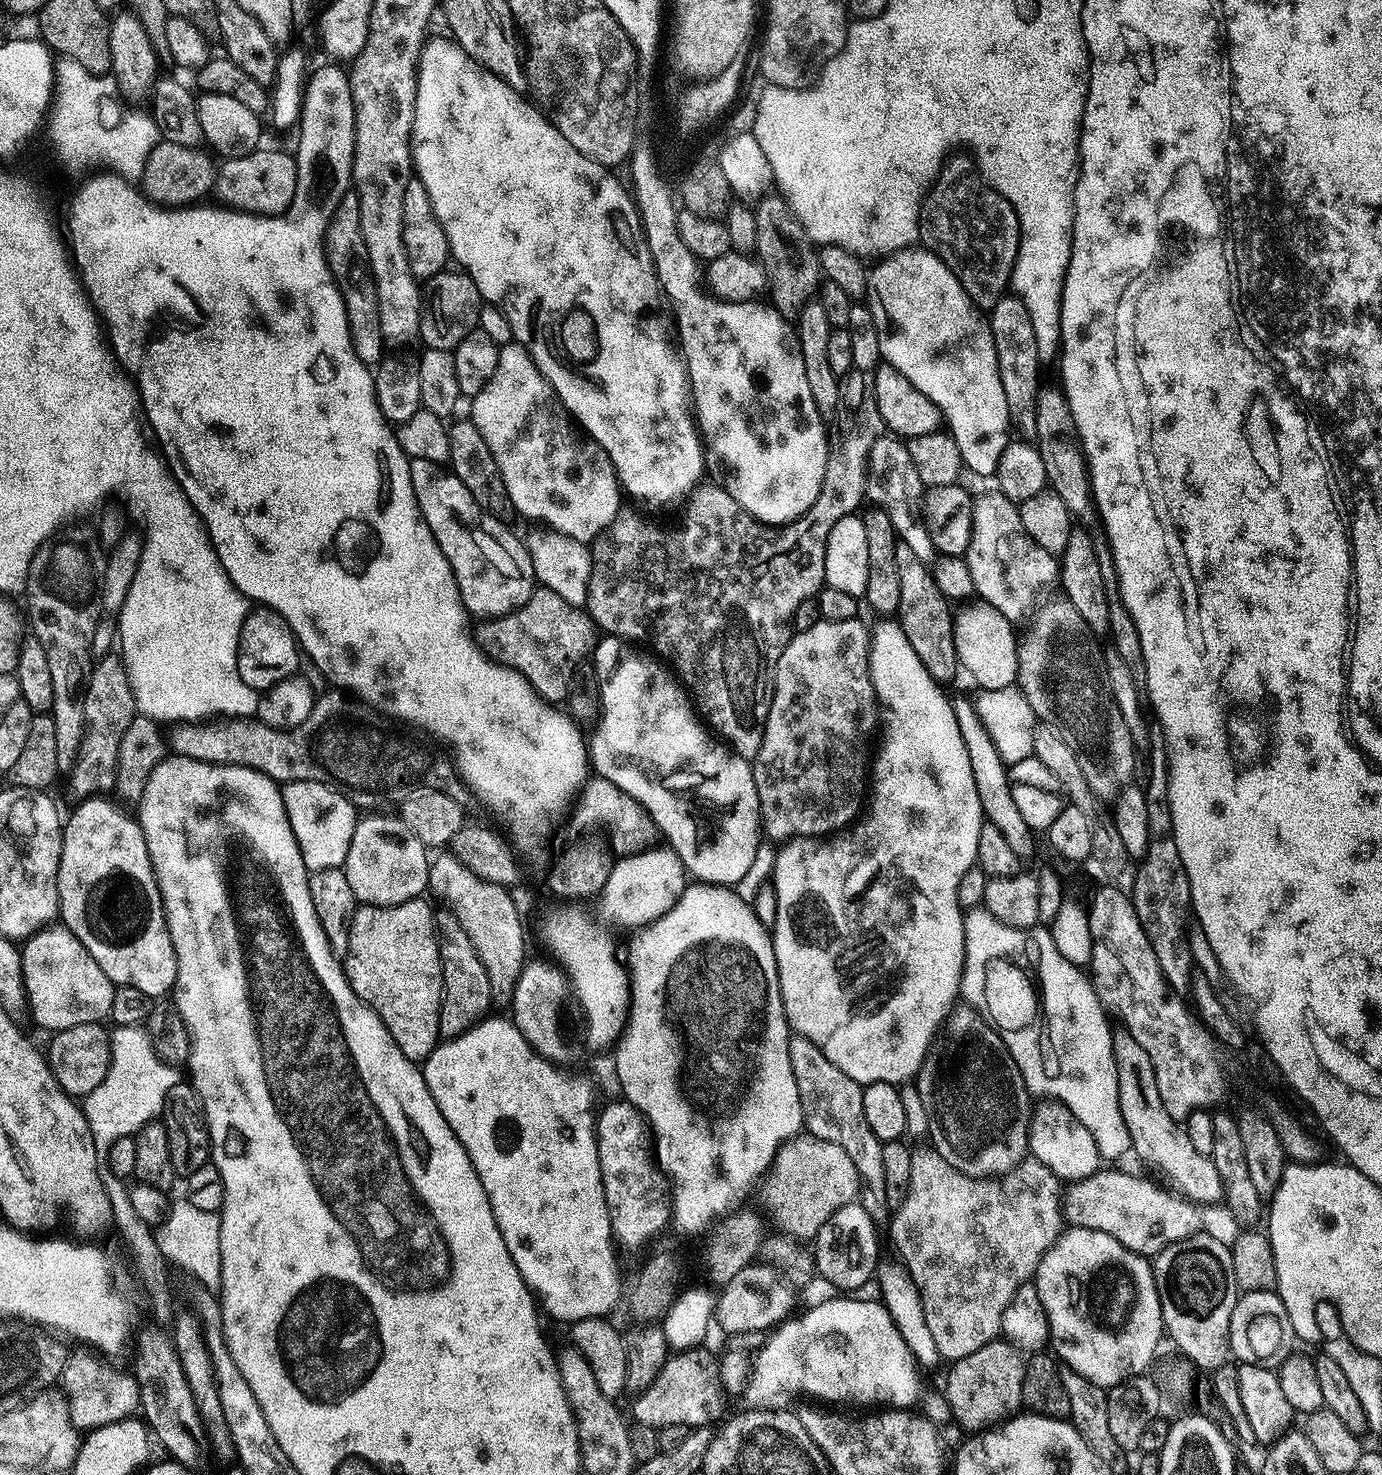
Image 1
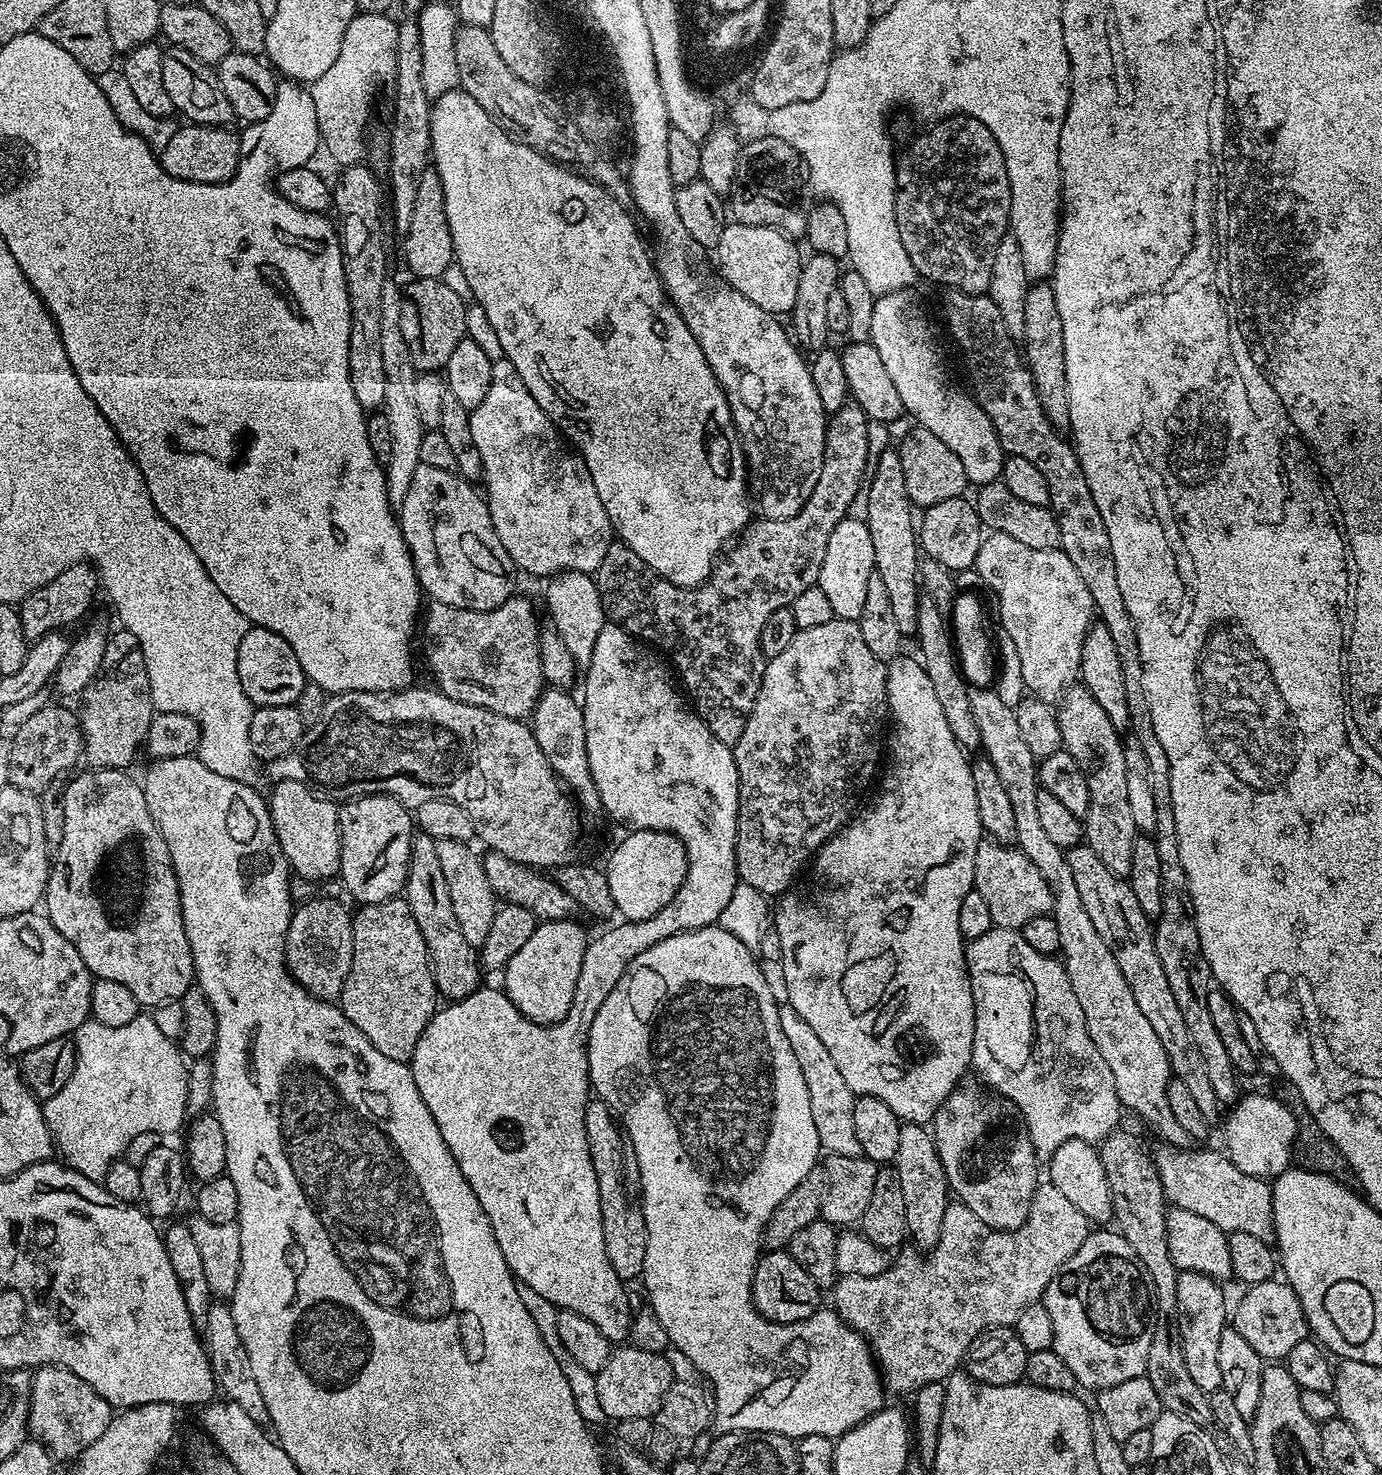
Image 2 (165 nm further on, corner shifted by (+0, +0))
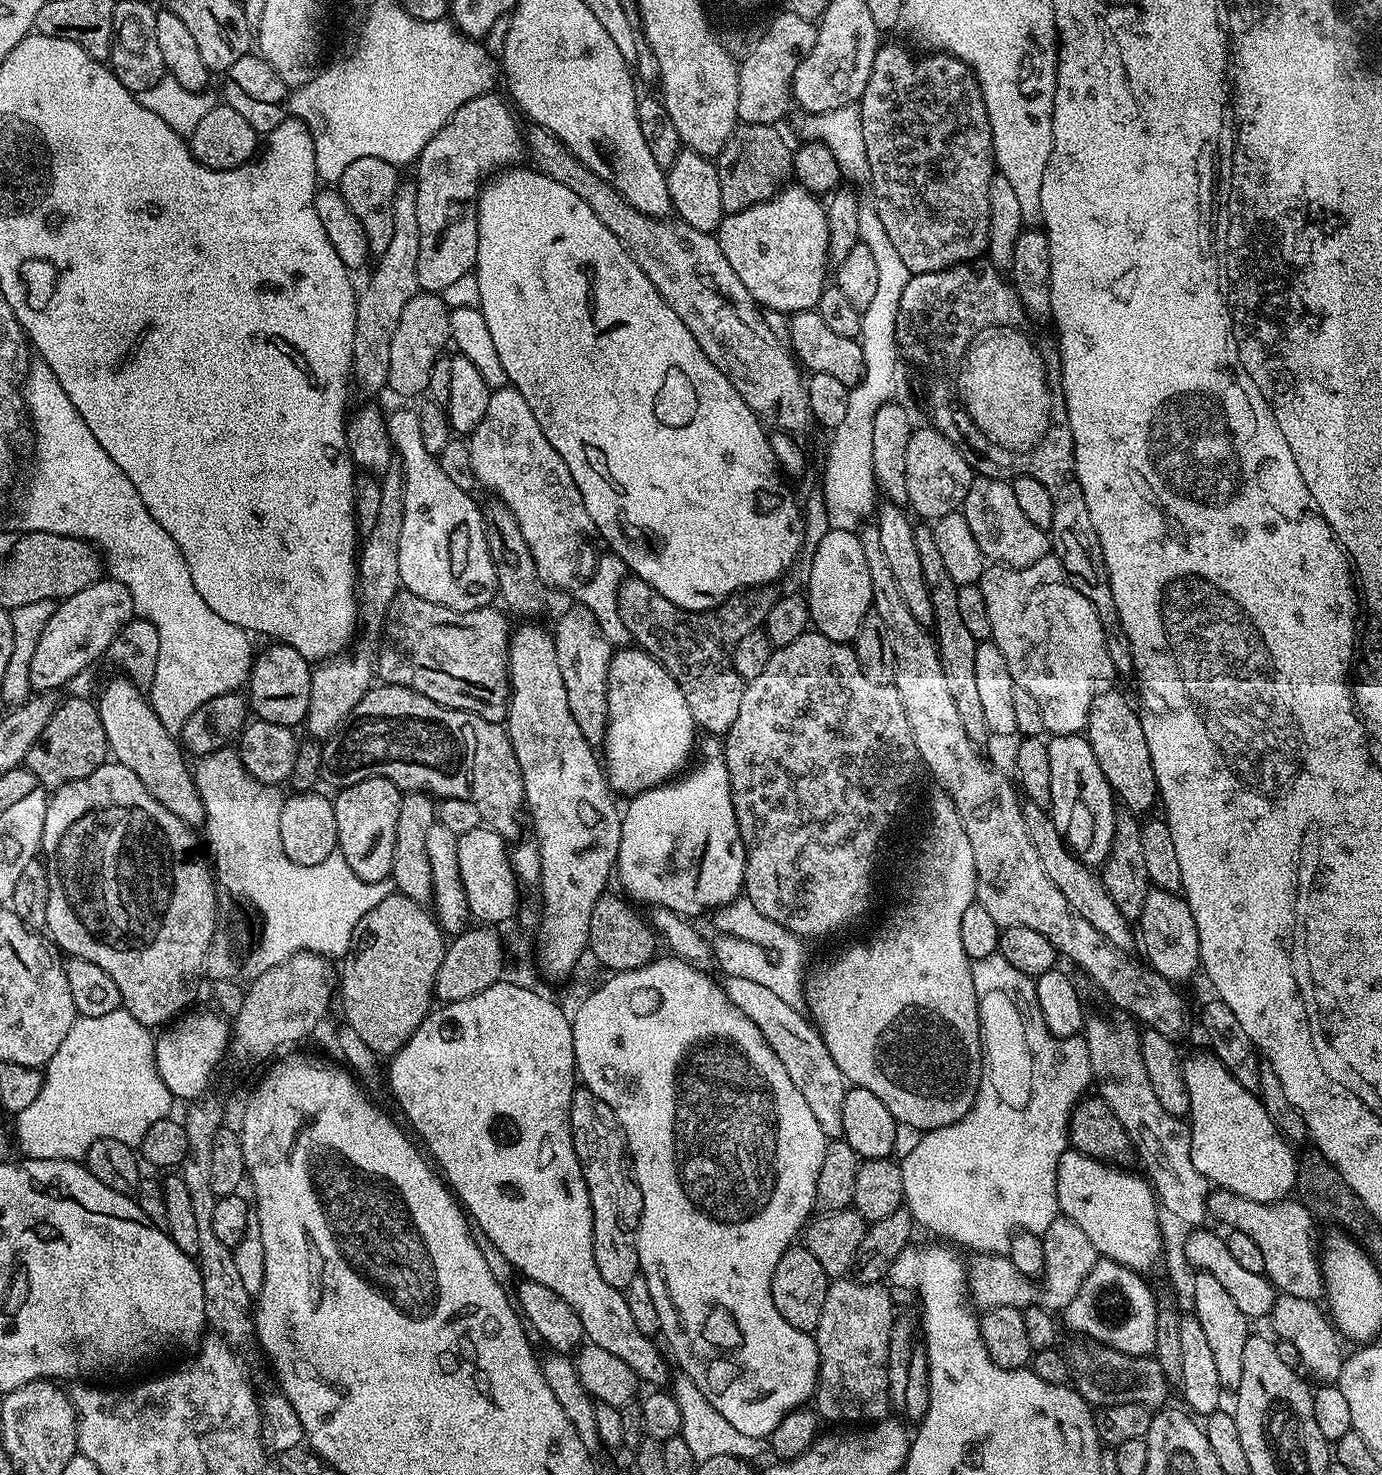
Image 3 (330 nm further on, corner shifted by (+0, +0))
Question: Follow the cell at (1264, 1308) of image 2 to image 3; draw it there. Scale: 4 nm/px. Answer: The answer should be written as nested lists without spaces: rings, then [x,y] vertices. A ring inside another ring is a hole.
[[[1283,1294],[1277,1295],[1270,1323],[1272,1323],[1273,1332],[1271,1335],[1277,1341],[1290,1342],[1290,1346],[1298,1350],[1303,1371],[1313,1381],[1320,1380],[1316,1382],[1324,1386],[1332,1386],[1339,1381],[1342,1370],[1346,1366],[1346,1360],[1344,1360],[1343,1350],[1340,1349],[1340,1340],[1336,1337],[1338,1328],[1330,1319],[1329,1313],[1319,1303],[1299,1300]]]

